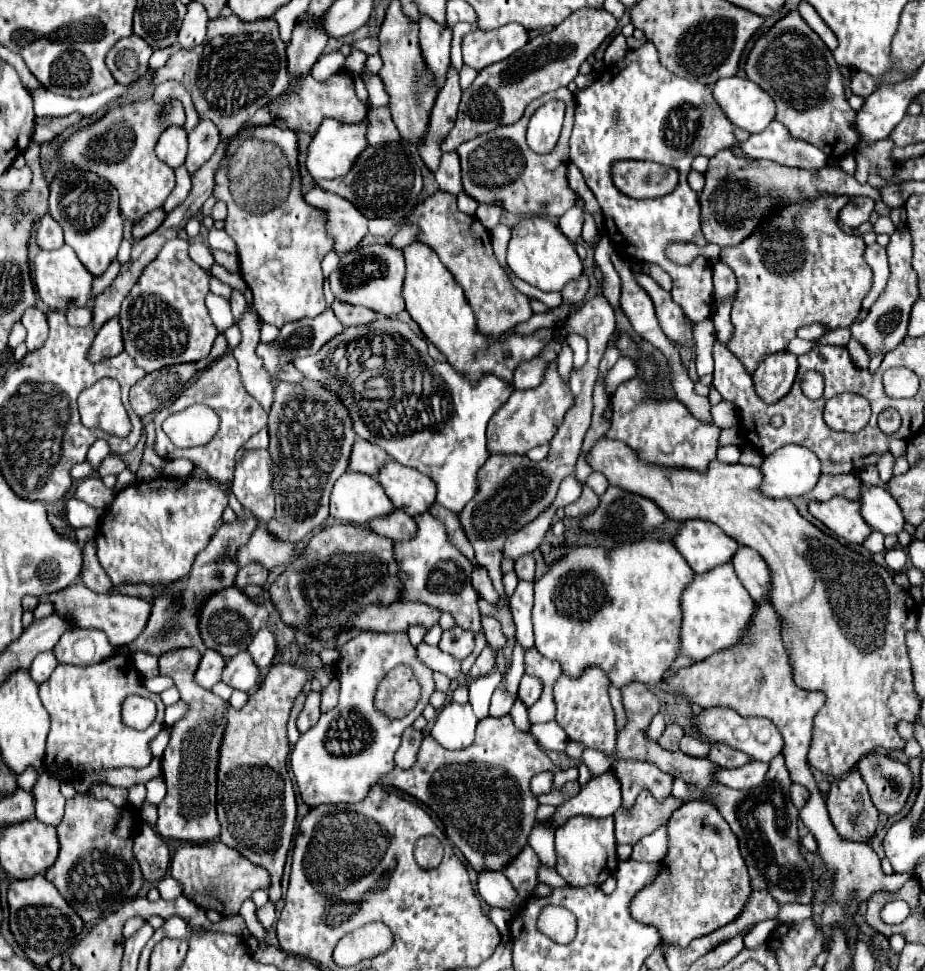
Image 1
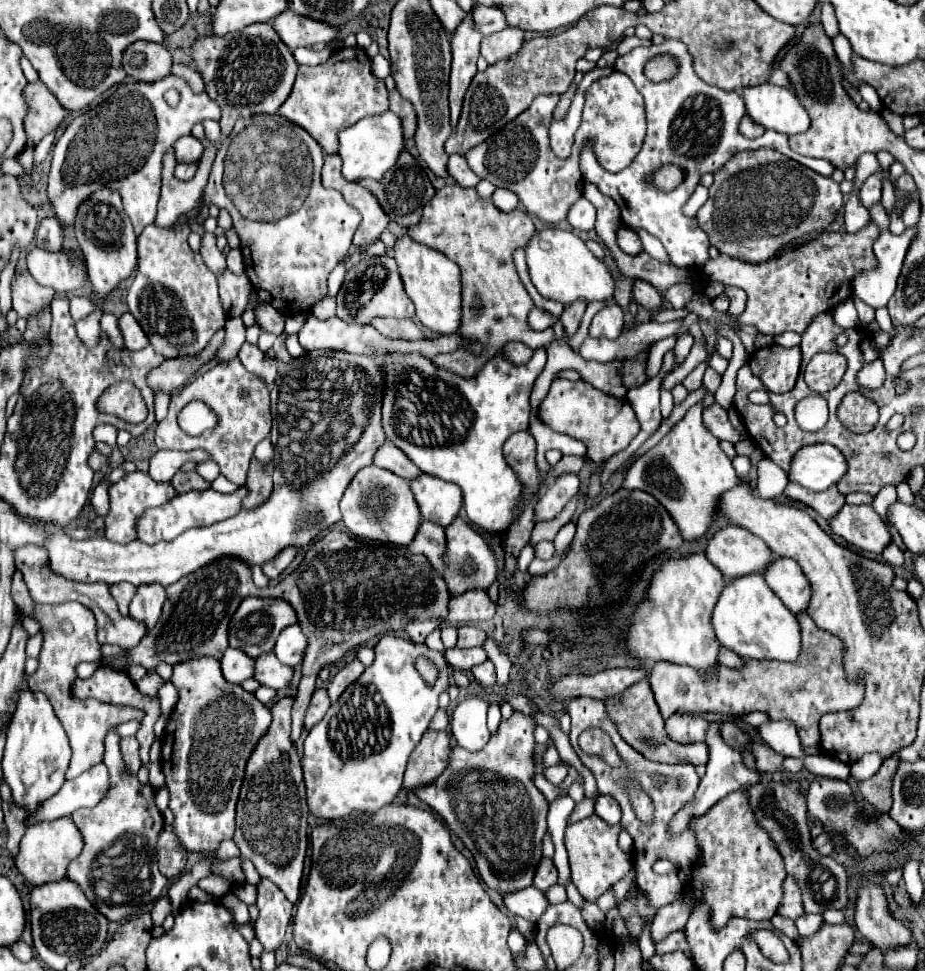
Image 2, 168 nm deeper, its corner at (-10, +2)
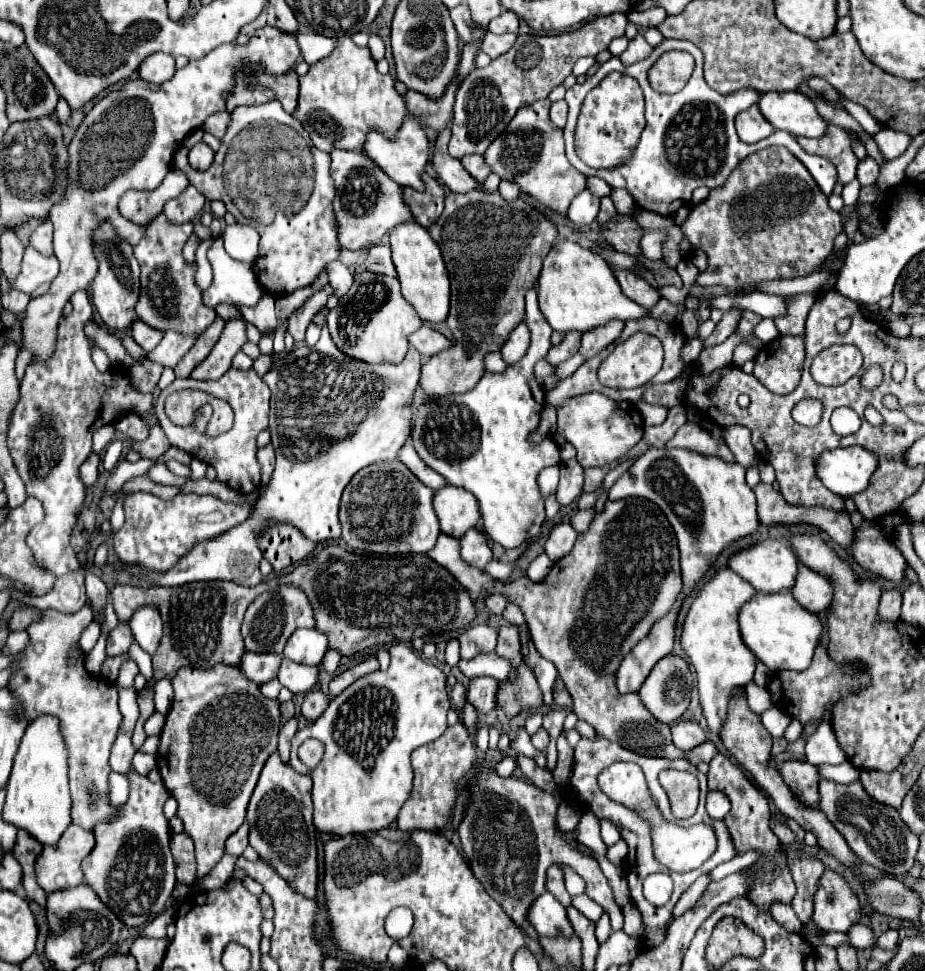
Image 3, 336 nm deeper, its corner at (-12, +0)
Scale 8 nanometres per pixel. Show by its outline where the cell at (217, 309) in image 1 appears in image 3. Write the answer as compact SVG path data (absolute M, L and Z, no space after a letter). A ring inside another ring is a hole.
M221 237L211 245L207 259L213 267L213 283L205 291L205 305L217 307L219 303L229 305L255 305L263 295L263 289L257 285L257 277L253 273L253 265L245 265L235 261L229 253L225 253L221 245Z

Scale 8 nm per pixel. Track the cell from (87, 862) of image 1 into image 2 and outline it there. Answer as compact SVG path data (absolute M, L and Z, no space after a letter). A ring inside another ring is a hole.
M115 727L105 739L105 759L111 773L111 789L105 801L93 809L79 809L71 817L83 833L85 847L81 855L69 865L69 879L81 885L87 899L109 919L125 921L143 911L149 911L153 903L167 889L169 879L157 869L157 837L163 829L163 815L155 807L155 787L141 785L135 775L125 769L119 749L121 735Z

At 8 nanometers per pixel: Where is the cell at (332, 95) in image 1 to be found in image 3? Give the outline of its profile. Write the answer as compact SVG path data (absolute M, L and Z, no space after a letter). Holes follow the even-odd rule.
M351 37L339 39L337 47L333 49L333 53L329 57L313 63L309 73L299 77L299 103L297 103L297 109L293 111L293 117L297 117L297 121L301 121L305 131L311 135L313 145L325 153L331 153L333 149L359 151L365 141L365 133L371 127L379 129L387 137L393 137L395 129L401 125L405 115L407 115L407 109L405 109L403 97L393 89L393 77L381 75L375 69L375 61L373 61L369 49L357 47L351 41Z

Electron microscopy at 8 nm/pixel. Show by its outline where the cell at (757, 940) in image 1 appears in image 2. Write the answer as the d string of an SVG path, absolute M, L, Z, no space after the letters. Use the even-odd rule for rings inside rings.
M801 915L795 921L795 925L799 929L799 935L807 937L807 935L813 935L823 925L823 917L821 915Z

